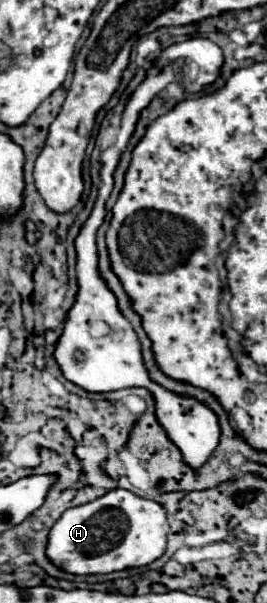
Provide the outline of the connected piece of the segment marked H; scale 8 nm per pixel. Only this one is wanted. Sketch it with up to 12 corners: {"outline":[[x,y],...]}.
{"outline":[[115,488],[65,510],[47,556],[107,574],[163,556],[159,502]]}

